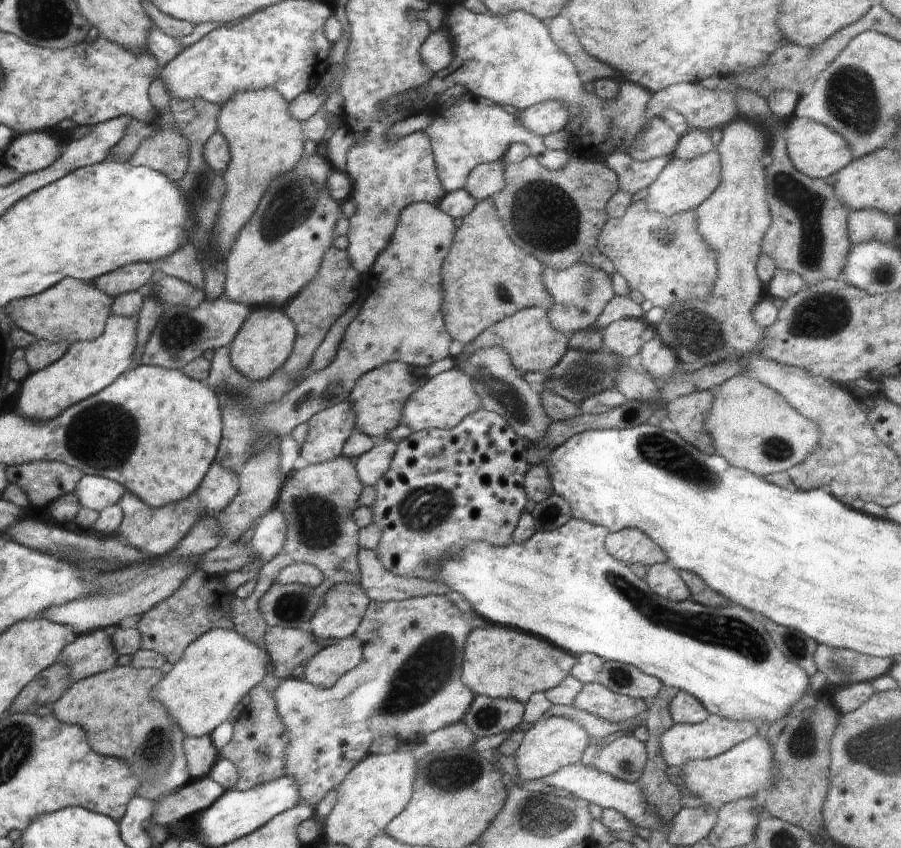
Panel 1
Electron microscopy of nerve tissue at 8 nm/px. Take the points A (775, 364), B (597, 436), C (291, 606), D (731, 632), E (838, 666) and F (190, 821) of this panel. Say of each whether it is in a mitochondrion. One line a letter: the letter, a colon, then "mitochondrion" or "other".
A: other
B: other
C: mitochondrion
D: mitochondrion
E: mitochondrion
F: other

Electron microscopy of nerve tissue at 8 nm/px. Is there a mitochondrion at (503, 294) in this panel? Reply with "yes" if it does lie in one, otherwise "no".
yes

